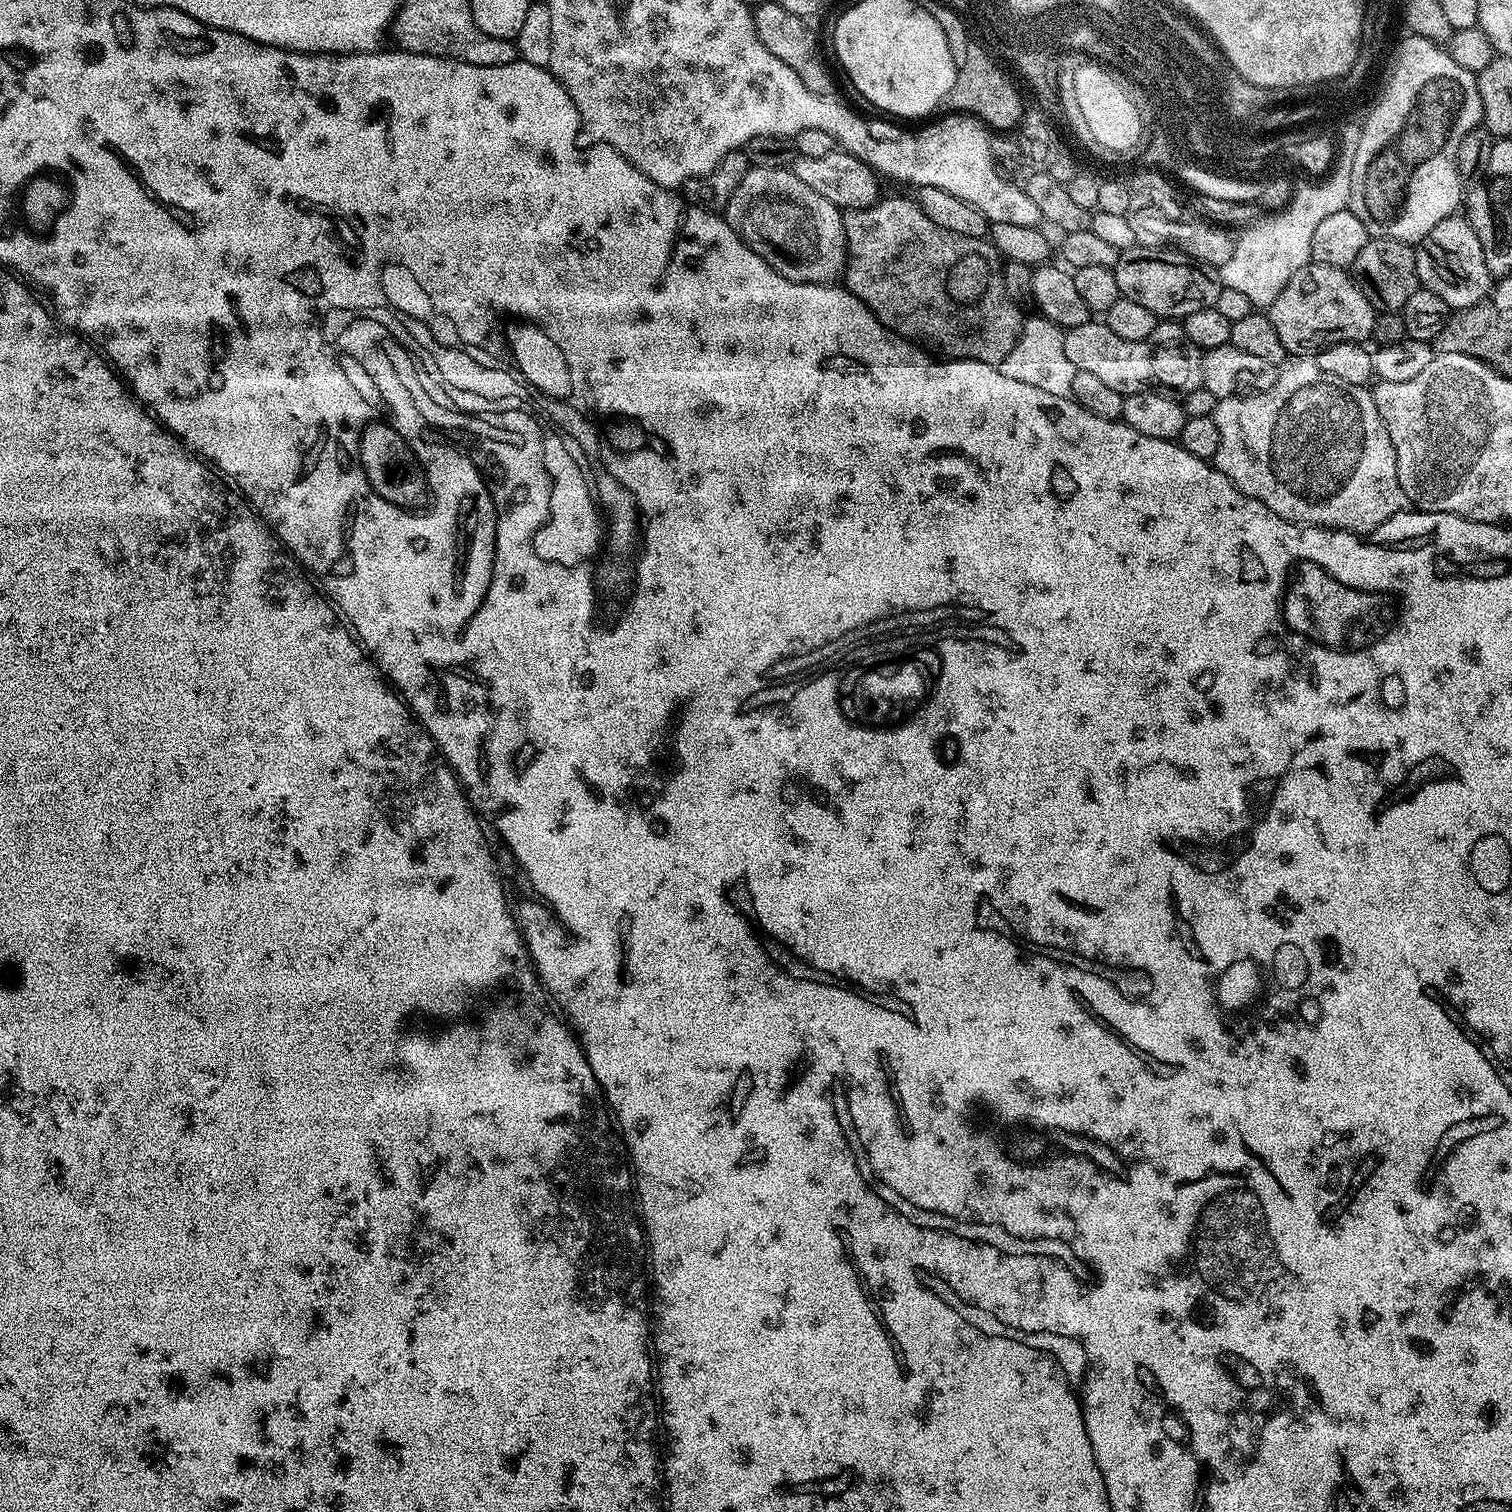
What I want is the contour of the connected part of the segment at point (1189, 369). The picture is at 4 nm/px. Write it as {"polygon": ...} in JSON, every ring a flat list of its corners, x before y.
{"polygon":[[1090,318,1082,326,1074,326,1064,333,1066,358,1074,362,1076,371,1095,374,1110,390,1118,390,1124,397,1139,392,1162,392,1182,398,1190,390,1201,388,1202,350,1186,338,1183,323,1160,322,1150,338,1126,342,1106,322,1099,324,1096,320,1099,319]]}

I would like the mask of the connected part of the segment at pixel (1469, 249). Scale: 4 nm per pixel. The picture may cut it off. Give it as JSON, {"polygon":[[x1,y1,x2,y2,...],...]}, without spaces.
{"polygon":[[1457,214,1450,218,1442,218,1442,222,1438,222,1438,226,1434,226,1434,230,1430,230,1430,234,1426,234,1426,238,1422,238,1420,243,1415,245,1415,250,1416,273,1420,284,1434,290,1434,294,1438,294,1438,298,1442,298,1442,302,1446,302,1449,309,1469,308,1481,303,1487,297,1484,296,1487,292,1489,295,1494,278,1486,270,1486,258,1482,255,1482,244,1478,242,1478,234,1474,234,1470,222,1463,215]]}

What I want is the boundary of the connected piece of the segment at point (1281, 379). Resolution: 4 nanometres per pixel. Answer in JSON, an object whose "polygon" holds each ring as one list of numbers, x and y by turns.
{"polygon":[[1292,358,1277,371,1274,386,1261,392,1227,396,1211,415,1218,426,1218,450,1214,466,1244,496,1274,510,1278,518,1310,528,1352,532,1361,538,1375,534,1394,514,1409,507,1398,482,1398,466,1390,434,1365,386,1338,382,1323,372,1315,359]]}

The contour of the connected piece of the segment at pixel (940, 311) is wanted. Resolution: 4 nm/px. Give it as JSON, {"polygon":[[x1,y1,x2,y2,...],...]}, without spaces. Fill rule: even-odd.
{"polygon":[[887,196,877,200,869,208,854,208,843,213,846,242,848,243,848,262,844,265,843,287,852,292,863,304,866,304,889,330,898,333,903,340,910,340,913,344,940,358,977,360,999,366,1006,358,1006,354,1010,354,1010,350,1014,350,1014,342,1018,342,1025,322,1022,309,1014,302,1010,302,1010,294,1006,294,1000,253,987,239,966,238,962,234,950,234,950,230,942,230,942,226,930,222,930,218,926,218,926,214,922,214,920,205,916,203,915,199,908,197,907,200,904,196]]}

